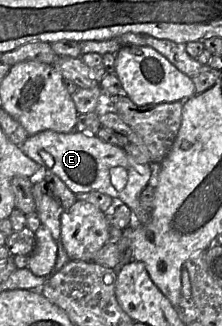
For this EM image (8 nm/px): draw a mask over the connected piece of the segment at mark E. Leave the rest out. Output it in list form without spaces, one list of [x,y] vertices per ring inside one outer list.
[[[51,130],[29,135],[20,148],[31,160],[60,178],[74,194],[100,192],[121,200],[132,211],[130,228],[133,230],[149,221],[150,210],[140,204],[139,195],[149,184],[152,166],[137,164],[122,148],[105,143],[96,135]]]

